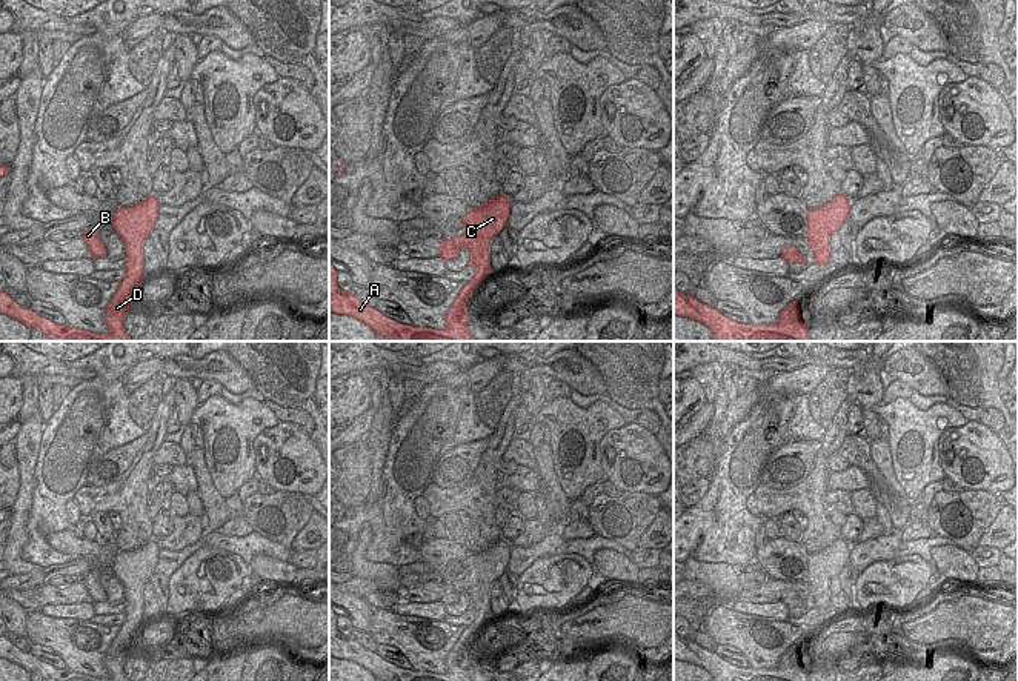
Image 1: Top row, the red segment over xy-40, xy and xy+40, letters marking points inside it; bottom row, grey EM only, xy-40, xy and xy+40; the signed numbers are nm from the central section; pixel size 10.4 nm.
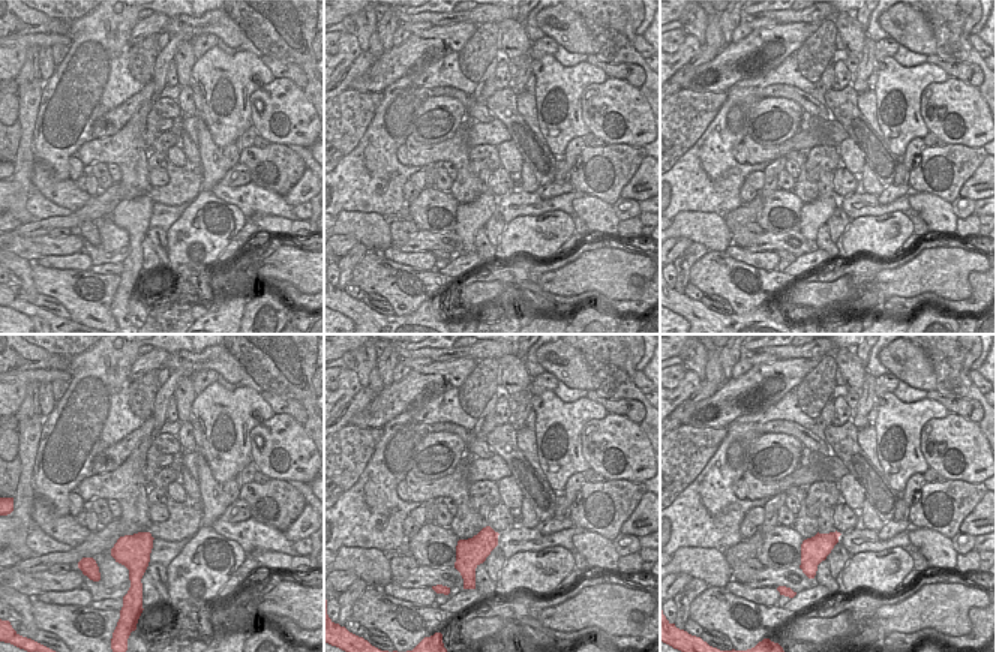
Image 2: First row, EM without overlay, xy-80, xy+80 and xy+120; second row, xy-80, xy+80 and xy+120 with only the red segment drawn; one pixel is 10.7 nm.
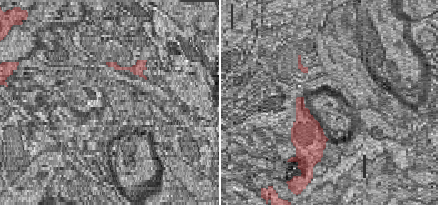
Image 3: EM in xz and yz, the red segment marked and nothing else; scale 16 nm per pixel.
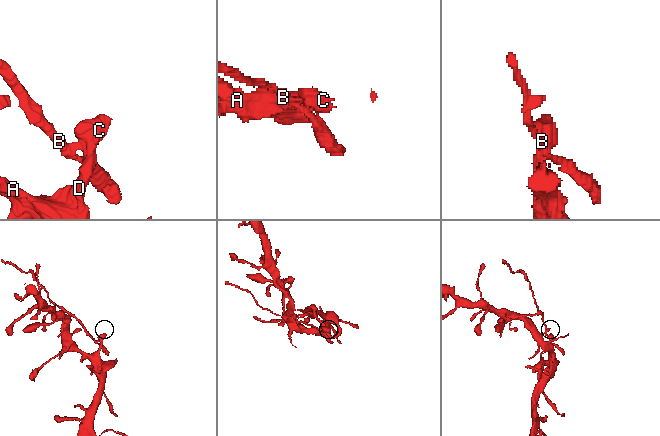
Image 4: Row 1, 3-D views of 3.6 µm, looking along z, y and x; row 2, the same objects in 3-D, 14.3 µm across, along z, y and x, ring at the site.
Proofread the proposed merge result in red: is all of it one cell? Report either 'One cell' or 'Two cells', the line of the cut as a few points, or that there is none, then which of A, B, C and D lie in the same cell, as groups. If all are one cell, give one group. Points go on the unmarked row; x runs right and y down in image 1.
Two cells. Split along xy (451, 583), (459, 594). Groups: A C D / B

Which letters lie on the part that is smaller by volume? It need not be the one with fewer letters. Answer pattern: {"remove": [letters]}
{"remove": ["B"]}

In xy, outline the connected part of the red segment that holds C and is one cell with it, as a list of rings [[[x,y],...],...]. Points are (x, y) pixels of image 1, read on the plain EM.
[[[498,538],[487,547],[466,553],[463,563],[463,580],[452,581],[457,593],[469,596],[469,607],[475,620],[467,627],[447,653],[444,673],[431,673],[421,670],[401,669],[384,661],[377,653],[360,646],[352,636],[344,636],[337,630],[337,615],[329,609],[329,656],[352,661],[369,670],[377,681],[472,681],[469,678],[466,647],[477,630],[492,618],[489,590],[491,583],[498,580],[506,570],[512,544]]]

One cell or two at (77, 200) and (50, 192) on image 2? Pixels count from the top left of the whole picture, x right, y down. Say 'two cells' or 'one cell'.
one cell

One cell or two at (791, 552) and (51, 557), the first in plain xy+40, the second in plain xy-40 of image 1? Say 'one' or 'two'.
two

